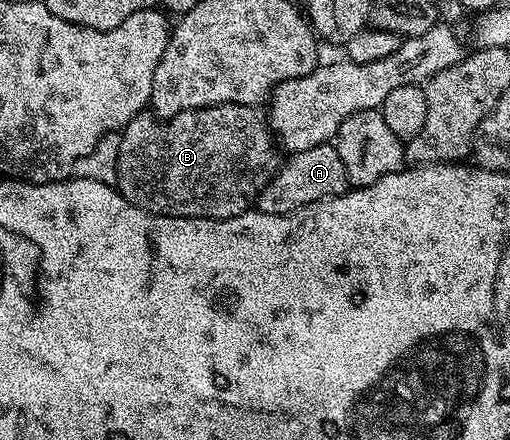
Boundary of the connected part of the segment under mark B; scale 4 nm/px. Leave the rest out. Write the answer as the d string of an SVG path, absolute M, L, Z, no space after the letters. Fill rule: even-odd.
M218 104L217 106L203 106L197 110L183 110L167 120L161 120L152 112L135 114L120 134L120 147L118 148L118 164L116 165L116 181L114 183L127 202L142 208L147 214L161 214L167 218L233 218L253 209L256 197L266 188L266 184L276 171L280 169L282 161L281 151L278 149L277 139L274 137L263 109L256 106L243 106L242 104Z

